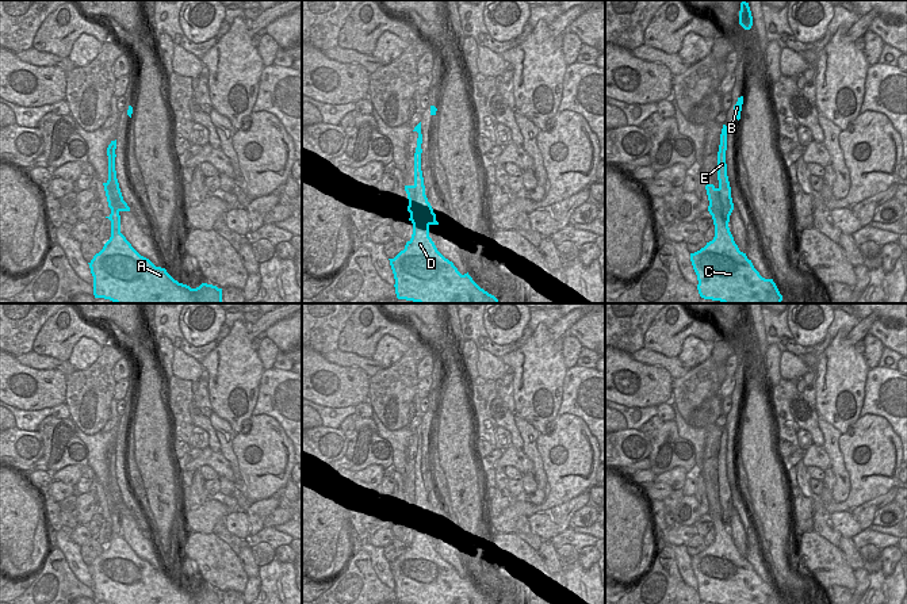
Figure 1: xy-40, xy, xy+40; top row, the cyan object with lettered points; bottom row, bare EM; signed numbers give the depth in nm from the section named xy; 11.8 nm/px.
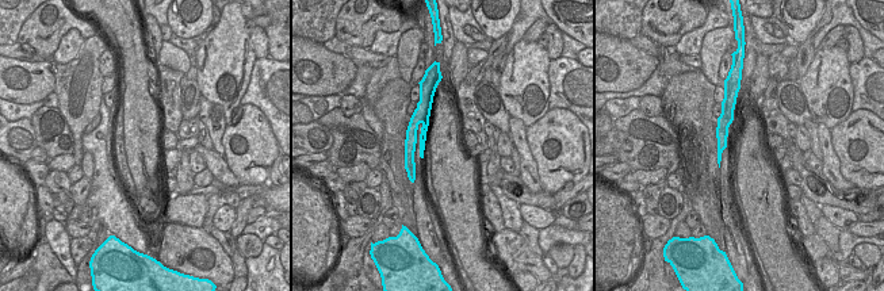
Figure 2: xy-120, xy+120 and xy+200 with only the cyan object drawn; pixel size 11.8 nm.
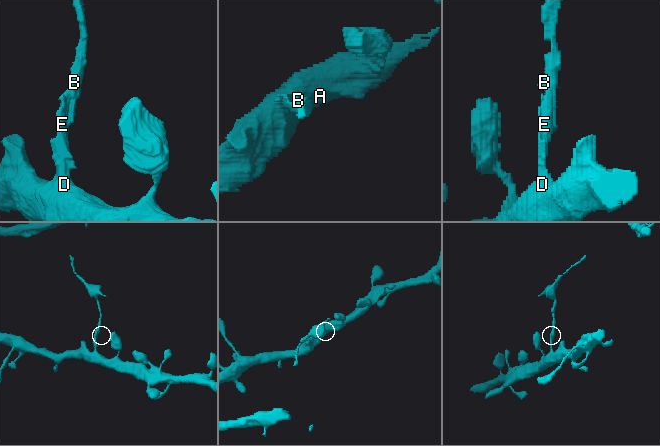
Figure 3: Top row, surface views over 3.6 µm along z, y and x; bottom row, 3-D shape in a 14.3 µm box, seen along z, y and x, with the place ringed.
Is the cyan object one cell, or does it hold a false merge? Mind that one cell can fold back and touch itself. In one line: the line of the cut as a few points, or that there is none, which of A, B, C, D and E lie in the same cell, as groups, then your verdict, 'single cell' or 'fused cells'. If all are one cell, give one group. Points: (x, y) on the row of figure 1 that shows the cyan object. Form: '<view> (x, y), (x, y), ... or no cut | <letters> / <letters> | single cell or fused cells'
xy (414, 183), (410, 203), (418, 207), (428, 233) | A C D / B E | fused cells

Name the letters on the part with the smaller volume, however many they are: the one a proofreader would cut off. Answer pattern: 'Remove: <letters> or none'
Remove: B, E

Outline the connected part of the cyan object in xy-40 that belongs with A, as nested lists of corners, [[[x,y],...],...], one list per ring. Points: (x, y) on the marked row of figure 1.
[[[111,210],[106,218],[111,221],[111,237],[88,263],[93,276],[95,298],[115,303],[222,303],[222,288],[207,283],[191,288],[175,280],[165,268],[156,267],[149,259],[141,256],[120,233],[119,211]]]

